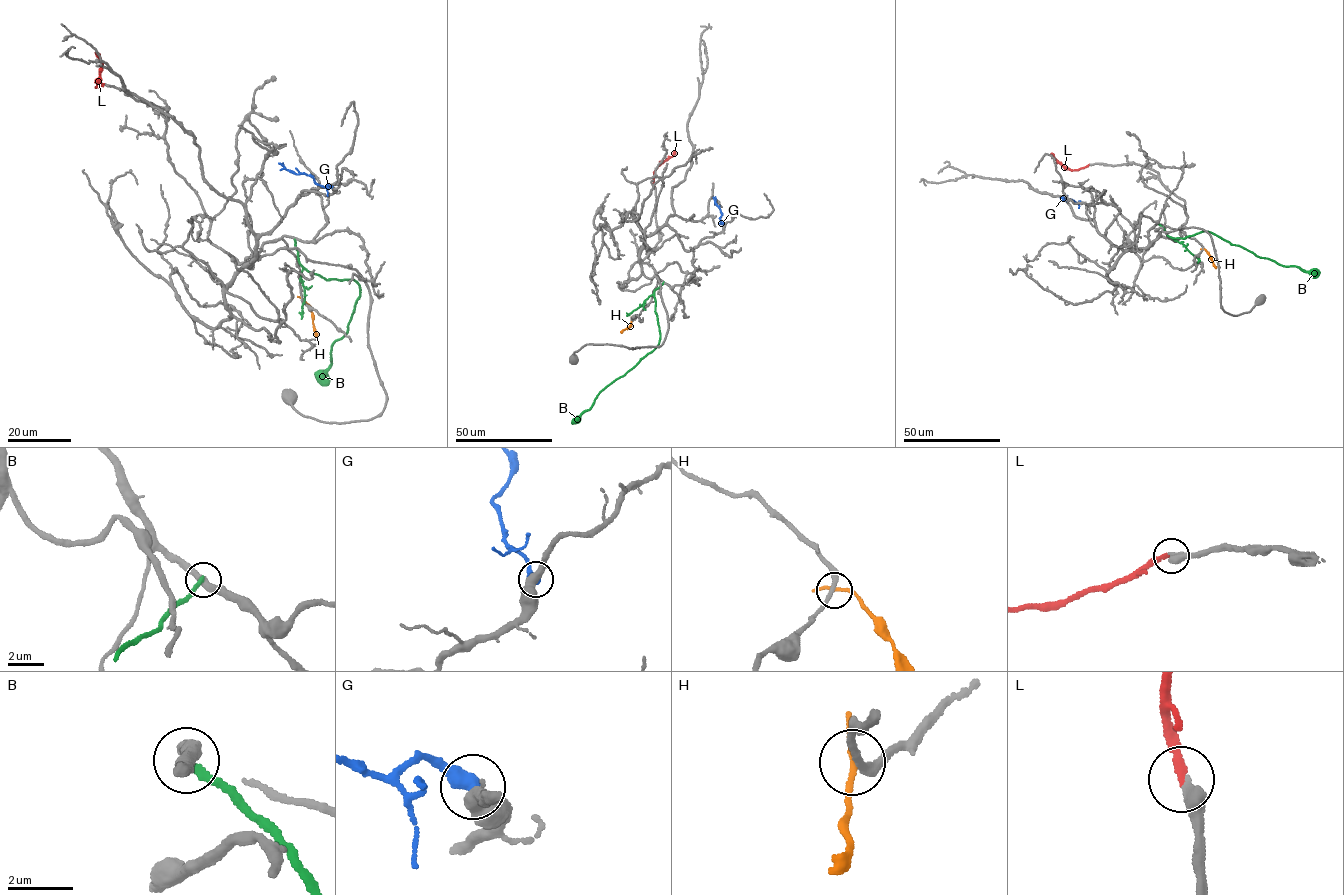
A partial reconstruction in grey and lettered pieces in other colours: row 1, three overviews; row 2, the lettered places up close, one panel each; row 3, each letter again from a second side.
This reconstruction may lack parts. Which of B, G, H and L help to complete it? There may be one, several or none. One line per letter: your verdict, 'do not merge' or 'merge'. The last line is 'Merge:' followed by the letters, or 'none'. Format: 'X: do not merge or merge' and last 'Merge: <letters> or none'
B: do not merge
G: do not merge
H: do not merge
L: merge
Merge: L

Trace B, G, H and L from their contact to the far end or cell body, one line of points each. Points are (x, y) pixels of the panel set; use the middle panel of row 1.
B: (664, 282), (654, 294), (660, 334), (657, 347), (597, 395), (591, 407), (571, 423)
G: (724, 227), (715, 197)
H: (631, 320), (630, 325), (620, 332)
L: (654, 187), (654, 173), (658, 165), (674, 151)

